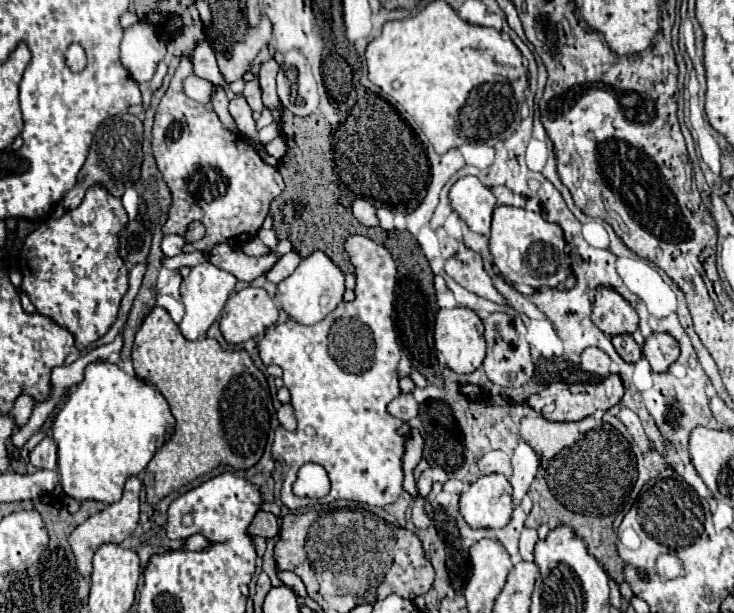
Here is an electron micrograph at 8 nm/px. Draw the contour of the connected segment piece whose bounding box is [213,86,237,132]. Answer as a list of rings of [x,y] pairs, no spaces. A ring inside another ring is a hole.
[[[221,86],[217,88],[217,92],[219,92],[219,94],[215,94],[215,98],[213,98],[213,110],[217,112],[217,116],[223,120],[223,124],[225,124],[227,128],[231,128],[233,132],[237,132],[237,126],[235,126],[235,122],[231,120],[231,114],[229,114],[229,110],[227,110],[229,98],[227,98],[227,94],[223,94],[223,88],[221,88]]]

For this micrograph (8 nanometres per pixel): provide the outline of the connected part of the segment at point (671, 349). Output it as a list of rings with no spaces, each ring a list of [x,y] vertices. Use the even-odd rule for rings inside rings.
[[[655,332],[645,340],[643,356],[649,360],[653,372],[663,372],[679,358],[679,342],[671,334]]]

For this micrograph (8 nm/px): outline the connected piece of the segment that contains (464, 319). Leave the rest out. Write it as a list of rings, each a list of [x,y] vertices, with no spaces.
[[[441,308],[435,320],[435,350],[439,362],[445,362],[453,372],[469,374],[477,370],[485,356],[485,338],[483,322],[471,308]]]

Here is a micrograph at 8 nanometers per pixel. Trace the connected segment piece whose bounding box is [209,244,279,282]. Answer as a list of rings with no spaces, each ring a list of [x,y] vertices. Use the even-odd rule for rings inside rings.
[[[219,244],[219,246],[215,246],[211,250],[209,260],[215,266],[231,272],[237,280],[251,282],[251,280],[263,276],[265,272],[269,272],[279,262],[279,256],[275,252],[269,252],[265,256],[253,258],[253,256],[243,254],[239,248],[231,248],[227,244]]]

